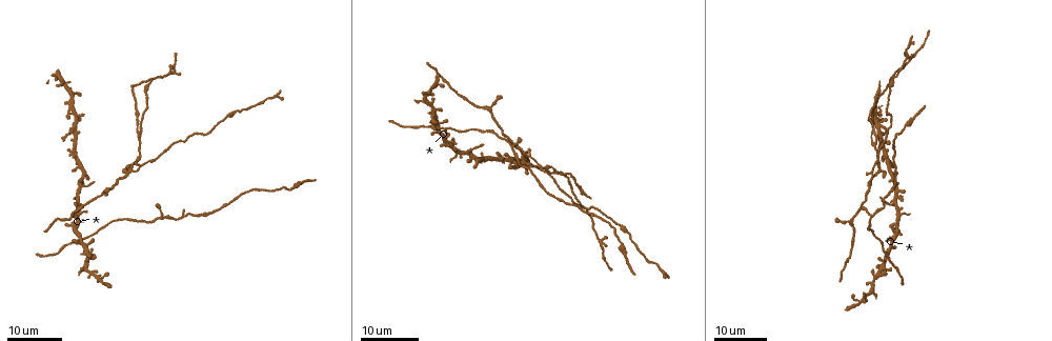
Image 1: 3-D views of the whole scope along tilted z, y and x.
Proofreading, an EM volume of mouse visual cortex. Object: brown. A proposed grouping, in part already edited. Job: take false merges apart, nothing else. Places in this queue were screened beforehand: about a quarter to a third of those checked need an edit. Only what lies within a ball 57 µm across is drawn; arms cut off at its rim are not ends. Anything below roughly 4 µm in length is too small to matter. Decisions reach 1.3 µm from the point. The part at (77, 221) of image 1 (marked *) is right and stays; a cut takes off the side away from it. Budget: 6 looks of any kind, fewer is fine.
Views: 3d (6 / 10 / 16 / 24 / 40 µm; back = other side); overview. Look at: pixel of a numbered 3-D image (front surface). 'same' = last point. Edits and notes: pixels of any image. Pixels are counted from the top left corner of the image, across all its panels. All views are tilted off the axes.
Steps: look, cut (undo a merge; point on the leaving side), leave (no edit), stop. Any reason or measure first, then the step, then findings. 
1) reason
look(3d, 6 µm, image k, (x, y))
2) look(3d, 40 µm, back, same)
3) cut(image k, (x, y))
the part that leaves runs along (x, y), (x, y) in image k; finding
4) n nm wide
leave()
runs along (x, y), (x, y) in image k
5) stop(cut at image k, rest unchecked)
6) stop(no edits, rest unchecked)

three-way junction
look(3d, 16 µm, image 1, (895, 206))

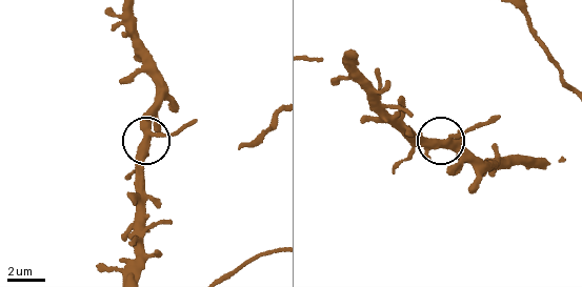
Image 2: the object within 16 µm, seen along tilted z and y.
zoom in
look(3d, 10 µm, image 2, (152, 134))

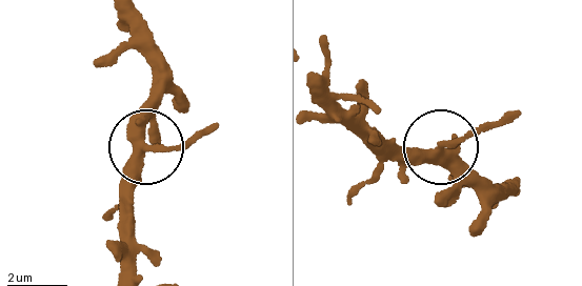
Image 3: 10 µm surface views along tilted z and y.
look(3d, 10 µm, back, image 3, (440, 148))

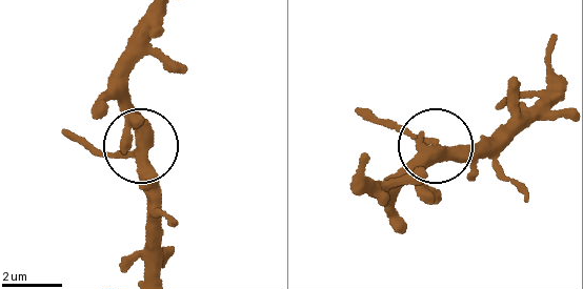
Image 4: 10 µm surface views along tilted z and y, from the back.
leave()
runs along (154, 274), (149, 171), (128, 63) in image 4; continuous, no second neuron

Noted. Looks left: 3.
four-way junction
look(3d, 24 µm, image 1, (140, 123))

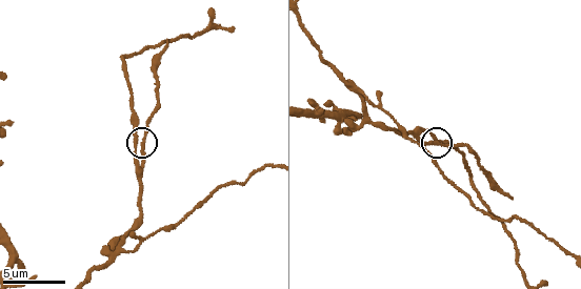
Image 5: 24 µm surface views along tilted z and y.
zoom in
look(3d, 6 µm, image 5, (143, 138))

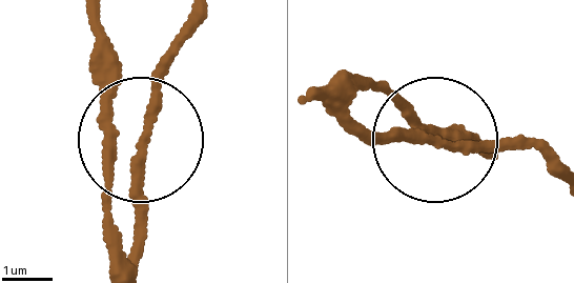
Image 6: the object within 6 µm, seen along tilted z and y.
4 arms
leave()
all the same neuron

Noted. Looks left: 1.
three arms meet
look(3d, 16 µm, image 5, (123, 251))

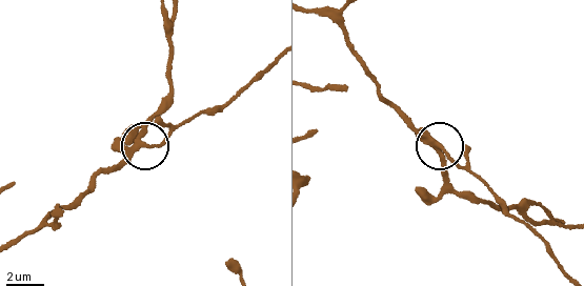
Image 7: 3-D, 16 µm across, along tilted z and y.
leave()
all the same neuron

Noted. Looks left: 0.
stop(no edits, rest unchecked)

